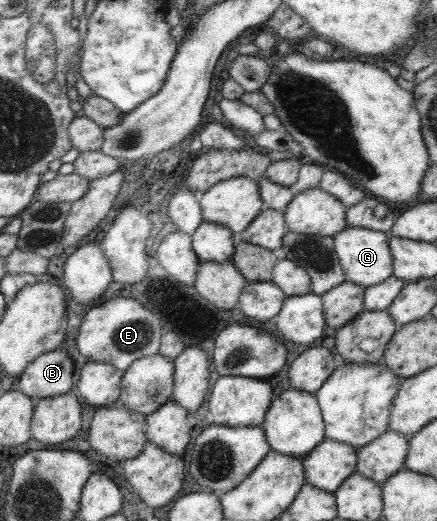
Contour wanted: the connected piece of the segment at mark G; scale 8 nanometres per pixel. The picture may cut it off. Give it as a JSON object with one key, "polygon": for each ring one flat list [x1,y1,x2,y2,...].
{"polygon":[[347,226,334,235,334,246,346,280,359,284,364,288,385,281,393,275,392,253,387,233,366,227]]}

